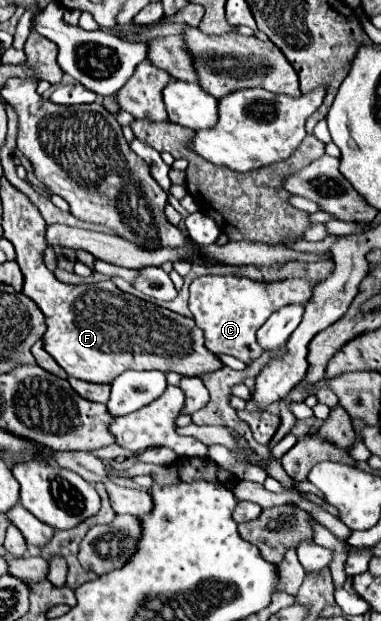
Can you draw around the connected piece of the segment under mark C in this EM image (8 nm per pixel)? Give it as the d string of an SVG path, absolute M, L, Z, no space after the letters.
M202 275L190 285L190 311L196 325L204 331L206 347L216 355L232 355L244 363L262 355L256 341L256 331L264 321L284 305L306 305L314 295L314 281L310 279L284 279L274 283L252 281L244 275Z

